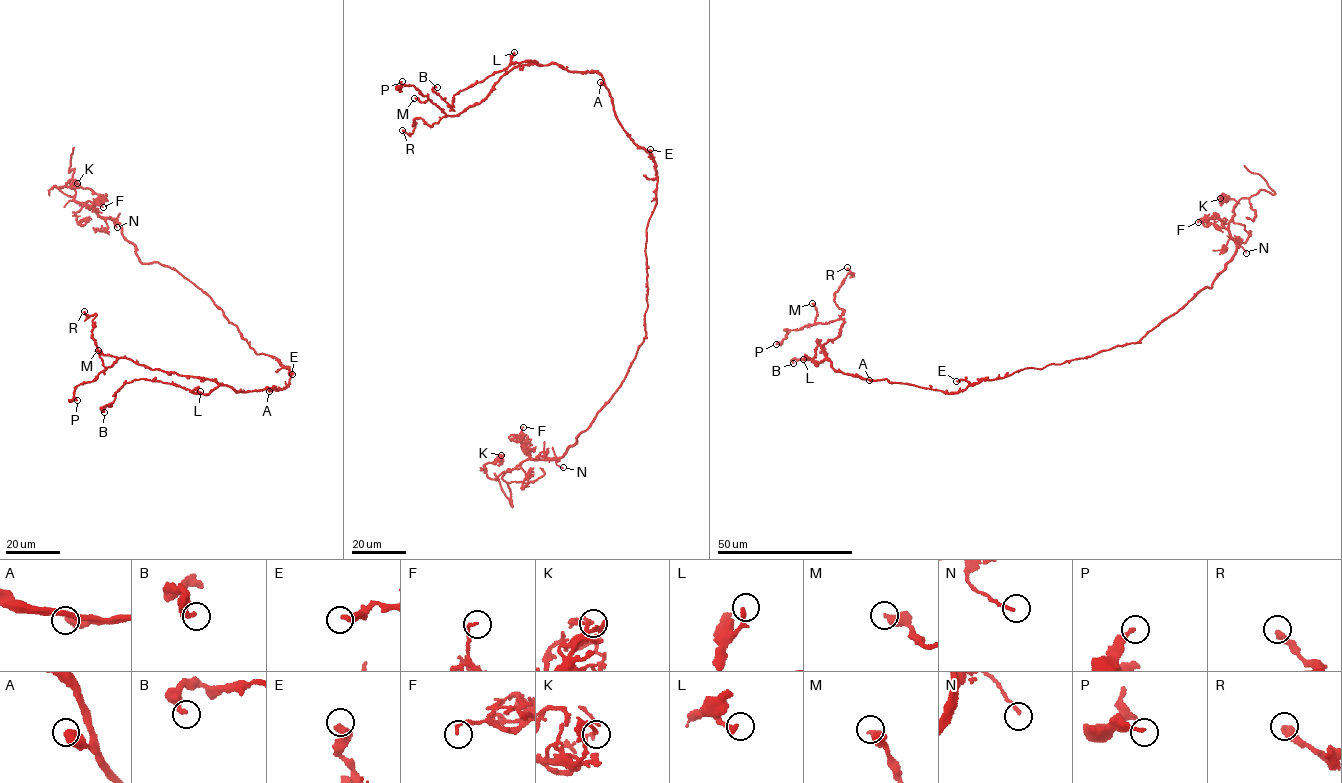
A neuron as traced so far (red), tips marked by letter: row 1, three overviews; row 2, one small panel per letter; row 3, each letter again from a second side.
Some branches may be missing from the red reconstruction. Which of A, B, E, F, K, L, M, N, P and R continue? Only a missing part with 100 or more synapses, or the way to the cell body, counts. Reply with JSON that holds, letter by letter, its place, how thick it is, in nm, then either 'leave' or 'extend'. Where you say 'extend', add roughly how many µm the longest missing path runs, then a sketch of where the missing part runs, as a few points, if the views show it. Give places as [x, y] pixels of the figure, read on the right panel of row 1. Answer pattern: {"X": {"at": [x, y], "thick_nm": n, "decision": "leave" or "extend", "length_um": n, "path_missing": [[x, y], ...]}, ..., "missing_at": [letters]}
{"A": {"at": [869, 380], "thick_nm": 500, "decision": "leave"}, "B": {"at": [793, 363], "thick_nm": 300, "decision": "leave"}, "E": {"at": [956, 381], "thick_nm": 360, "decision": "leave"}, "F": {"at": [1198, 222], "thick_nm": 140, "decision": "leave"}, "K": {"at": [1220, 198], "thick_nm": 140, "decision": "leave"}, "L": {"at": [803, 359], "thick_nm": 280, "decision": "leave"}, "M": {"at": [812, 303], "thick_nm": 440, "decision": "leave"}, "N": {"at": [1246, 253], "thick_nm": 170, "decision": "leave"}, "P": {"at": [776, 344], "thick_nm": 240, "decision": "leave"}, "R": {"at": [847, 267], "thick_nm": 400, "decision": "leave"}, "missing_at": []}

